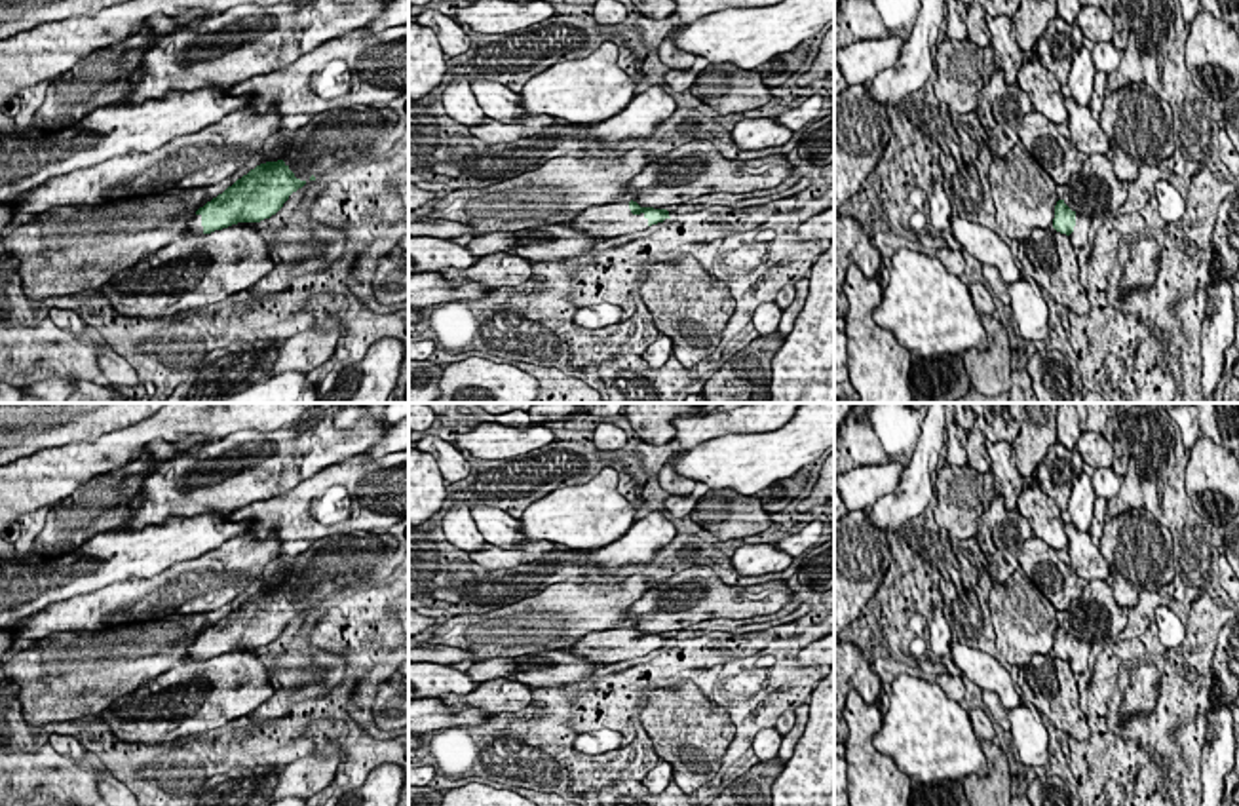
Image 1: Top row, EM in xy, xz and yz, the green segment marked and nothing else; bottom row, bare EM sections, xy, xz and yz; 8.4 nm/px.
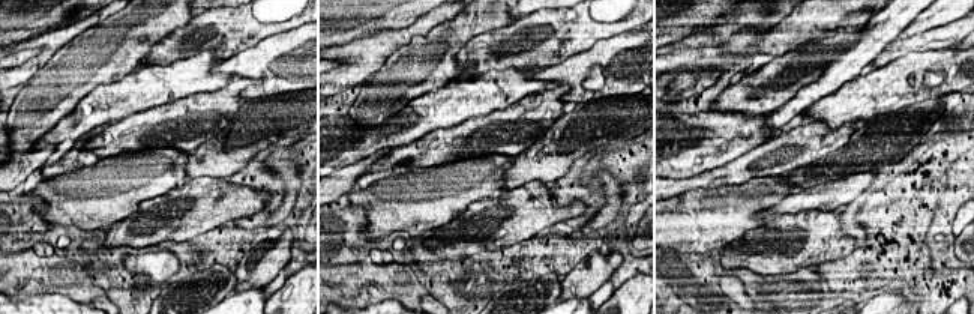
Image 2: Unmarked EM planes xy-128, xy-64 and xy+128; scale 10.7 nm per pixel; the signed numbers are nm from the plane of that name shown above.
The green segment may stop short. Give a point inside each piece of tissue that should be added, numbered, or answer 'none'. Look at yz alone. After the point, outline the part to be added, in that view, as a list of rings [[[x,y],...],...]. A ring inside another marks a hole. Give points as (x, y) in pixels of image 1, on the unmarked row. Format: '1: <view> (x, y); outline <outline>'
1: yz (1080, 662); outline [[[1076,639],[1076,652],[1074,658],[1070,660],[1070,667],[1076,677],[1089,667],[1089,652],[1091,652],[1091,644]]]

